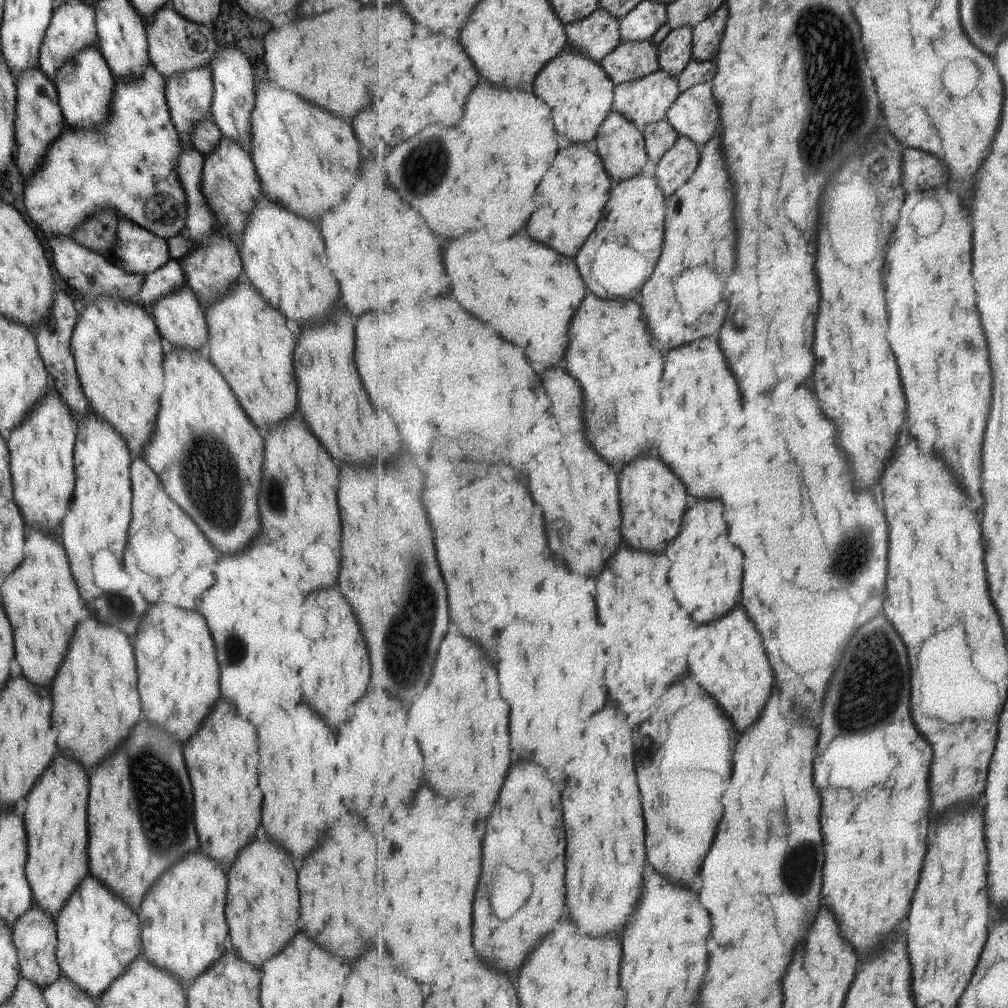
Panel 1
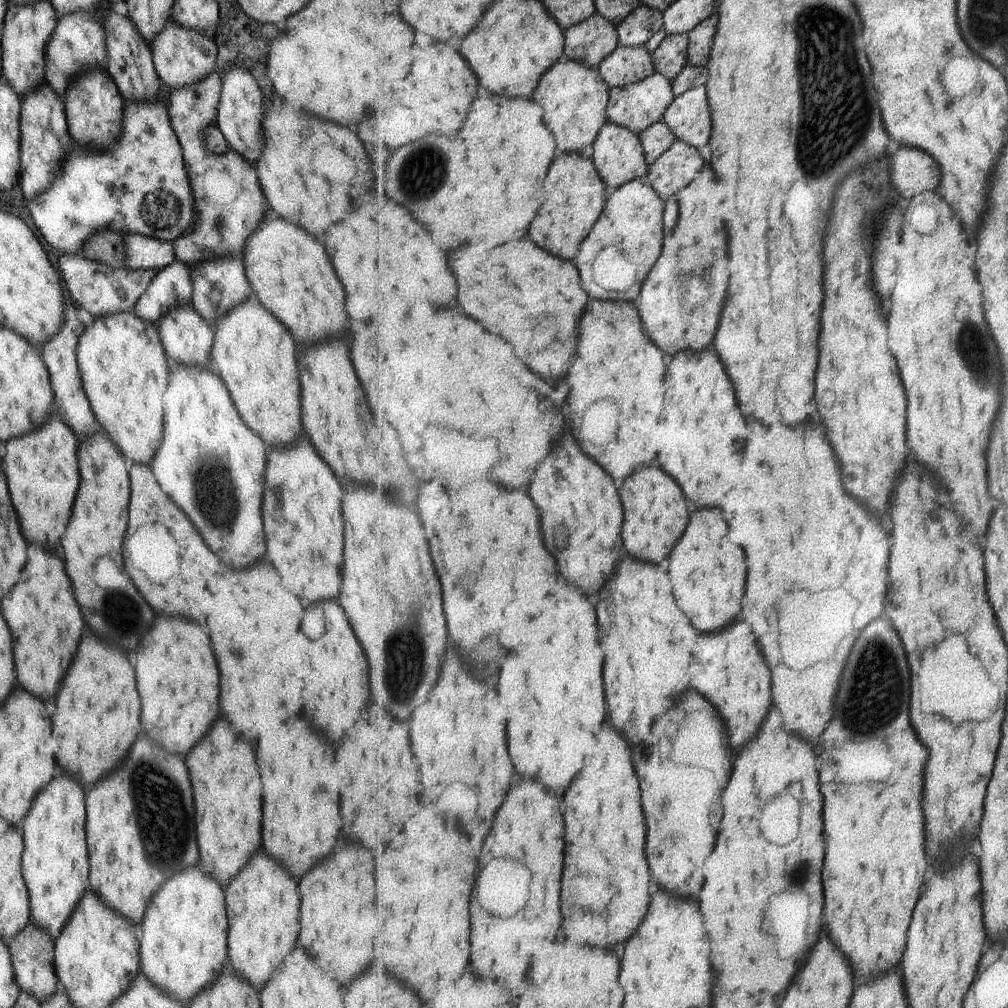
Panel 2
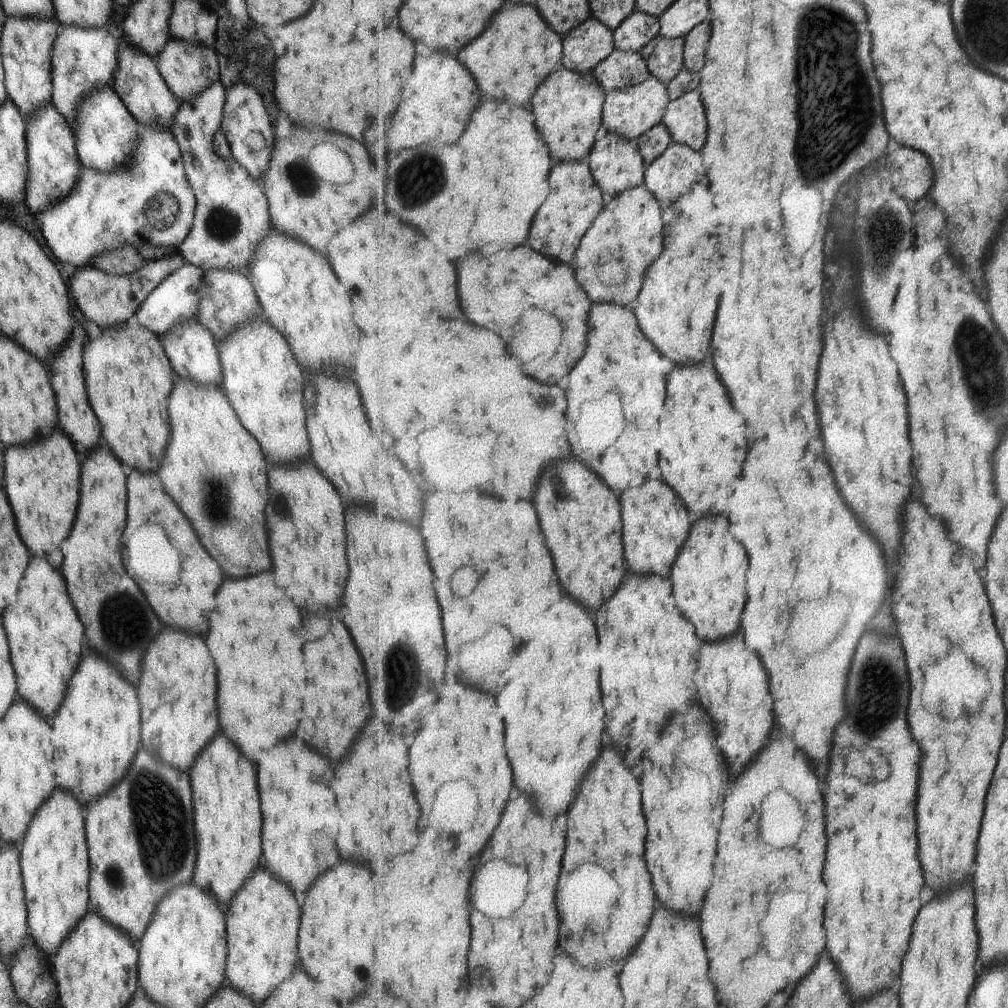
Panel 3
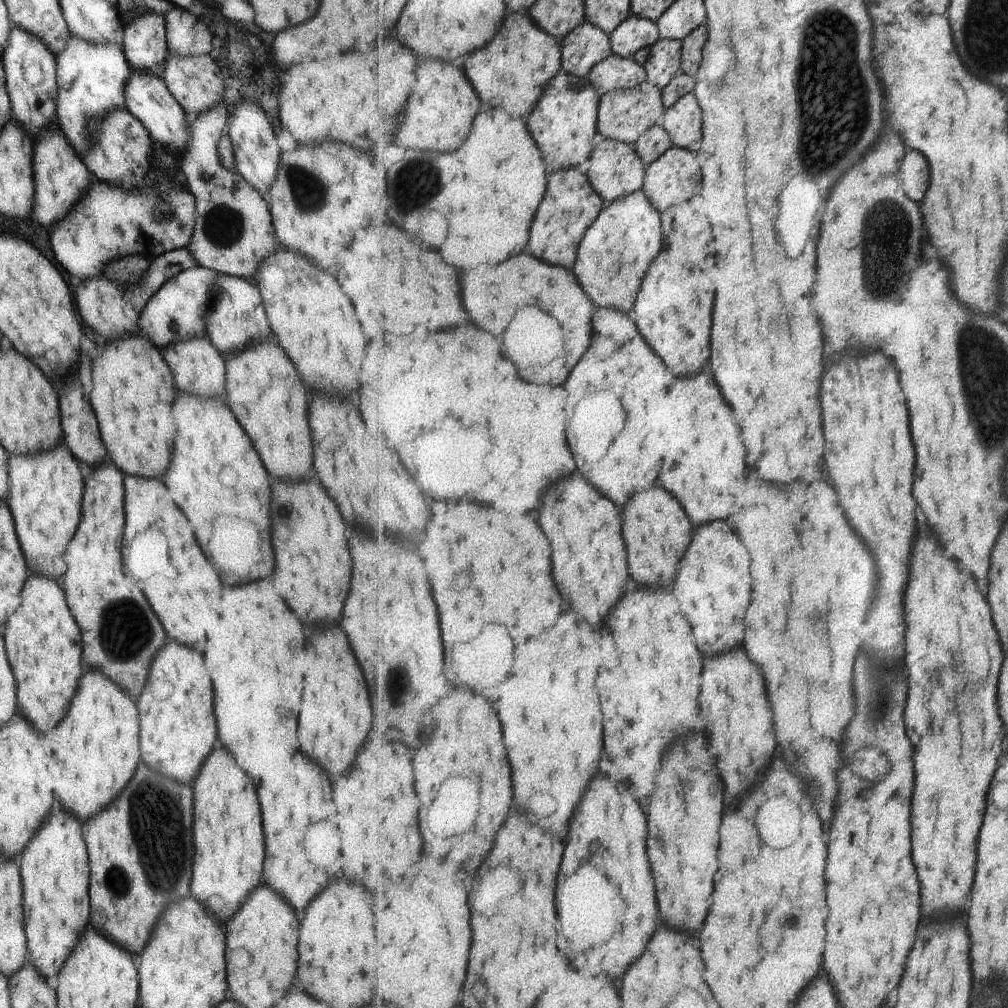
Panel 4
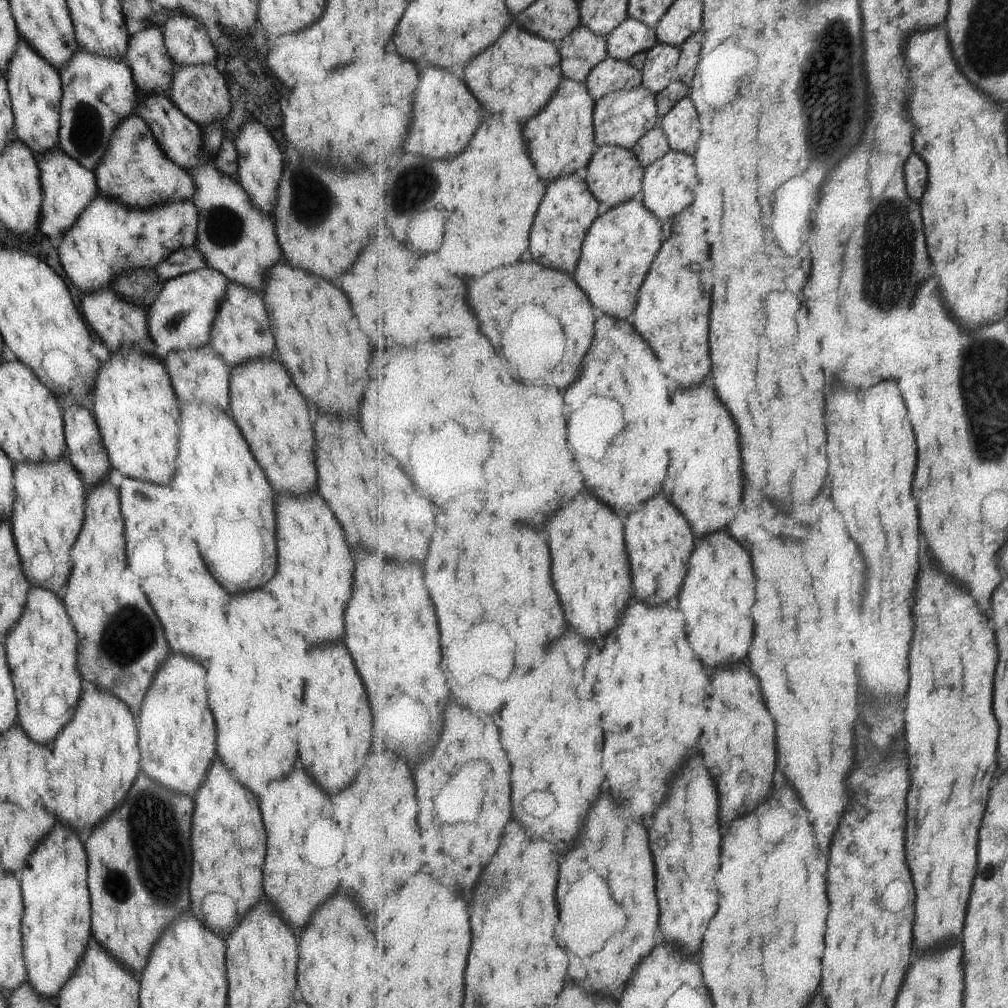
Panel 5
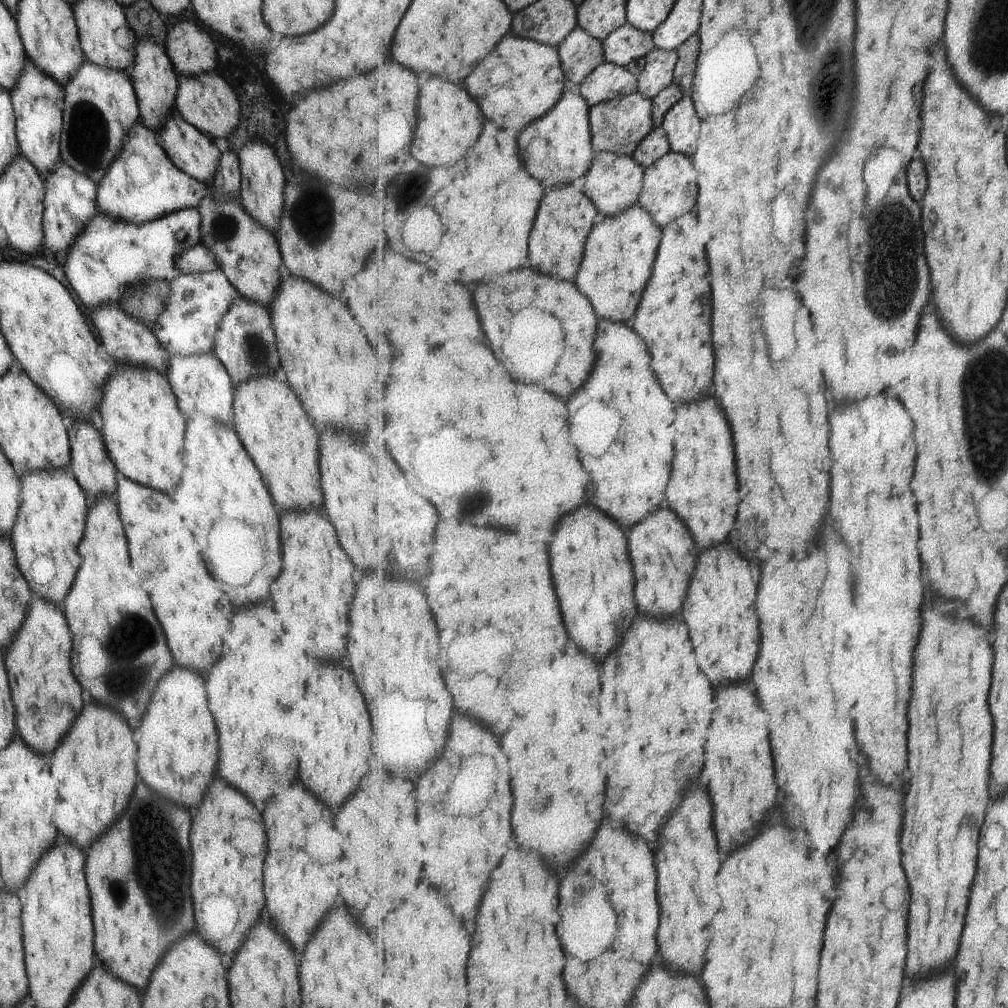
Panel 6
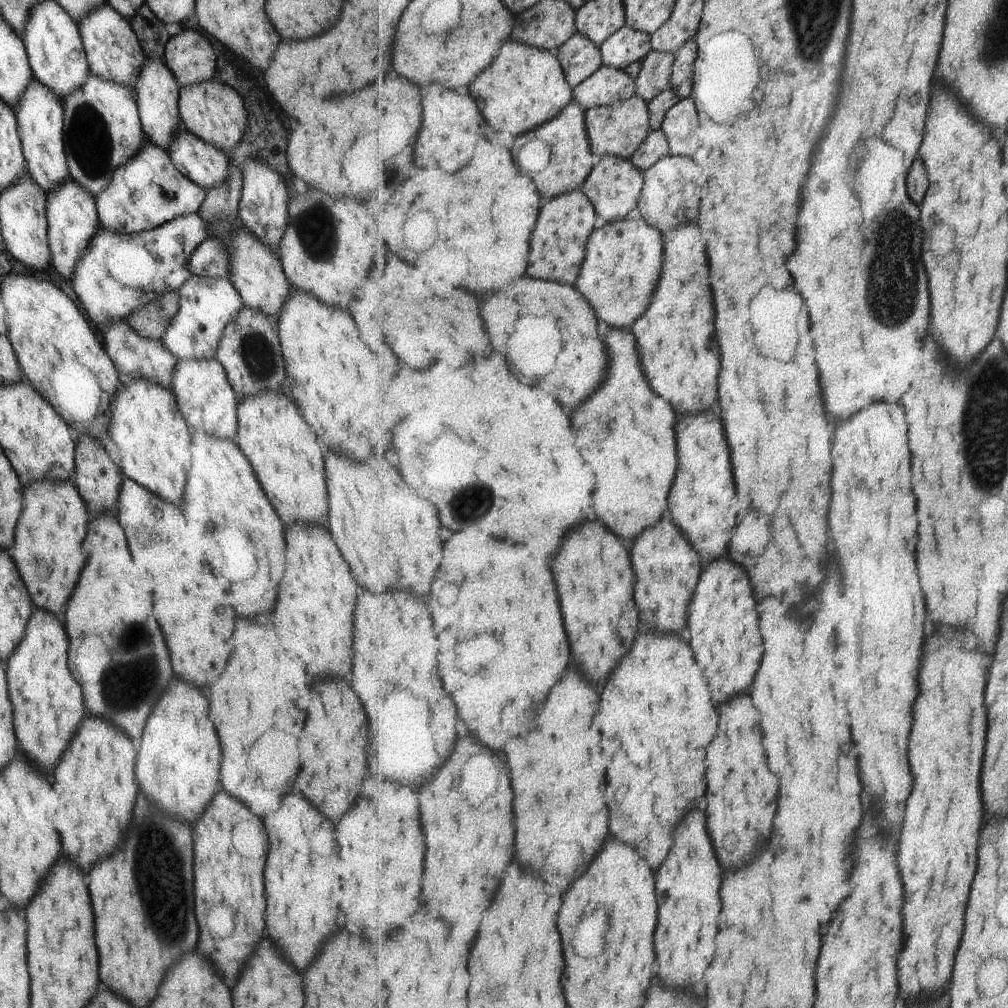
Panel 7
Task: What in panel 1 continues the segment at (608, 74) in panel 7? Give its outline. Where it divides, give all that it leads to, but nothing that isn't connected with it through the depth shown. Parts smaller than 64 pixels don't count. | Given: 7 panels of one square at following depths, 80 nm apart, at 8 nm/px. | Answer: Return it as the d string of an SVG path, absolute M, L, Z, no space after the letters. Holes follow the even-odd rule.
M651 40L623 42L600 66L616 86L646 78L661 69L659 45Z

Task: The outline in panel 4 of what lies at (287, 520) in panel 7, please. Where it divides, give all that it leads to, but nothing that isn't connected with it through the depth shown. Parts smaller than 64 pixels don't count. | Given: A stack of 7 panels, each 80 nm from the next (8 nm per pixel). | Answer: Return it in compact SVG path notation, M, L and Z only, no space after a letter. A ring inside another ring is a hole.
M273 337L253 340L243 348L225 352L225 400L237 423L245 430L245 435L253 442L265 470L271 478L293 478L307 480L311 474L311 440L307 426L307 404L309 393L303 388L303 380L297 378L295 366L289 356L285 356L283 348Z

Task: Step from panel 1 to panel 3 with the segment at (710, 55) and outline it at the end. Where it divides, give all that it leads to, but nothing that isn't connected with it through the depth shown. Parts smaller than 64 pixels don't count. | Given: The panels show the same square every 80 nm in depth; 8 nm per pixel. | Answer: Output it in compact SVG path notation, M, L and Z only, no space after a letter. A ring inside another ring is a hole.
M713 17L699 24L687 37L685 44L685 69L702 72L707 62L706 54L711 41L711 24Z

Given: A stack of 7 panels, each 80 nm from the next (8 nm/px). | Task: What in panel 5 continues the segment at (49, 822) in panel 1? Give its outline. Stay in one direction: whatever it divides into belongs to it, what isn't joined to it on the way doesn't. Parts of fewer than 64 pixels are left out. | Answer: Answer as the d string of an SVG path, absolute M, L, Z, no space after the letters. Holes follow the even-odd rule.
M55 824L53 830L33 850L33 854L25 862L25 868L21 868L21 874L17 874L22 898L20 931L26 980L40 997L53 997L56 1000L57 993L65 981L73 976L75 966L87 948L91 932L89 932L89 892L85 886L85 872L87 860L77 834L61 824Z

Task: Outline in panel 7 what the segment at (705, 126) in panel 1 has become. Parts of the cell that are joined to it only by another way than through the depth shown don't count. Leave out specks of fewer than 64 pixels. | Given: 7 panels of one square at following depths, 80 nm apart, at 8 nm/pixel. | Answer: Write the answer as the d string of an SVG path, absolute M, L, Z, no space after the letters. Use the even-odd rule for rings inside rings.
M692 98L681 99L667 112L662 132L668 137L670 155L691 157L699 150L699 112Z

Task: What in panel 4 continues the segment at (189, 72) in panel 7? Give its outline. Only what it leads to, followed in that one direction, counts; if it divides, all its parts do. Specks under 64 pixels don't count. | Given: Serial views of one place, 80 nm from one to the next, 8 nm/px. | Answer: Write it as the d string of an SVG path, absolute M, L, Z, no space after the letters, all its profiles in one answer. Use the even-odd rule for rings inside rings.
M174 4L164 16L168 52L173 56L211 54L211 22L206 24L190 10Z

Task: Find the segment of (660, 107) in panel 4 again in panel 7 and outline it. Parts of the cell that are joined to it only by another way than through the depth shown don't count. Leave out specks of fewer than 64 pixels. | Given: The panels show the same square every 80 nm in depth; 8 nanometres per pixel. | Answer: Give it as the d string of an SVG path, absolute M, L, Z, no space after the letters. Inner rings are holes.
M633 96L614 106L591 108L586 112L586 124L588 125L589 141L596 159L605 156L632 159L652 132L651 120L649 103L639 96Z

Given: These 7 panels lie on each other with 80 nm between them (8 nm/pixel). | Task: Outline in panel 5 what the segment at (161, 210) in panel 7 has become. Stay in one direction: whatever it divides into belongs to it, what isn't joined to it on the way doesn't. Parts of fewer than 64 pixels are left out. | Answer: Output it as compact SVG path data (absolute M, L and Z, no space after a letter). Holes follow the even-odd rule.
M136 114L123 119L111 130L105 152L92 173L99 196L129 208L150 209L165 203L192 200L194 195L193 177L163 154L145 121Z

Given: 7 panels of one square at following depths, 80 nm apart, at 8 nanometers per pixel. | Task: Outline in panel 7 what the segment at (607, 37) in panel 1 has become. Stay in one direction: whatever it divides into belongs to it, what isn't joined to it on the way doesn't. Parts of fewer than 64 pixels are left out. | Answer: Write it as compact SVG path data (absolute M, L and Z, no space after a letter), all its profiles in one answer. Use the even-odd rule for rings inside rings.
M578 31L556 53L574 90L604 66L600 47Z

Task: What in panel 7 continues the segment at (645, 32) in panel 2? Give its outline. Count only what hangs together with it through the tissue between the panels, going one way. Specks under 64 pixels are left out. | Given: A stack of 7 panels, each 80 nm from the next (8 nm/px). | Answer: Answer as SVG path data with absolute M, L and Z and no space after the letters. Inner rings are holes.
M627 25L615 32L600 50L604 65L624 71L633 62L644 61L653 51L652 36Z

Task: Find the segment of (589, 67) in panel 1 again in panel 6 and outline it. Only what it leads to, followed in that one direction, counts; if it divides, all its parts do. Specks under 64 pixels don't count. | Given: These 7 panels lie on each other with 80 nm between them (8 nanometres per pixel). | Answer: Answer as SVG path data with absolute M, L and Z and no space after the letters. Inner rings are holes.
M579 91L566 92L548 115L532 122L521 132L521 156L525 156L529 174L551 188L571 185L577 178L586 176L598 154L592 141L590 112L590 104Z

